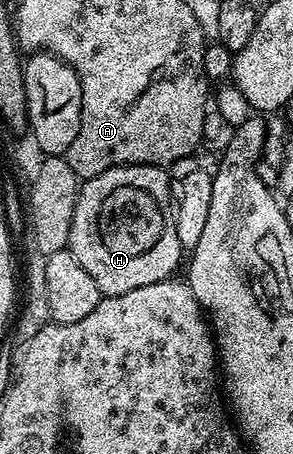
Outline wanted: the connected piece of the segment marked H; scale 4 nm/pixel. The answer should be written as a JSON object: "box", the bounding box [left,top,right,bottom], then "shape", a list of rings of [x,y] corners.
{"box":[67,163,185,296],"shape":[[[128,163],[121,167],[110,167],[105,173],[94,175],[79,188],[79,199],[75,202],[73,221],[69,229],[67,247],[81,261],[81,269],[97,281],[104,296],[124,295],[141,285],[153,285],[162,279],[170,279],[179,267],[179,258],[185,249],[177,241],[175,212],[171,198],[171,180],[162,166],[149,163]]]}

